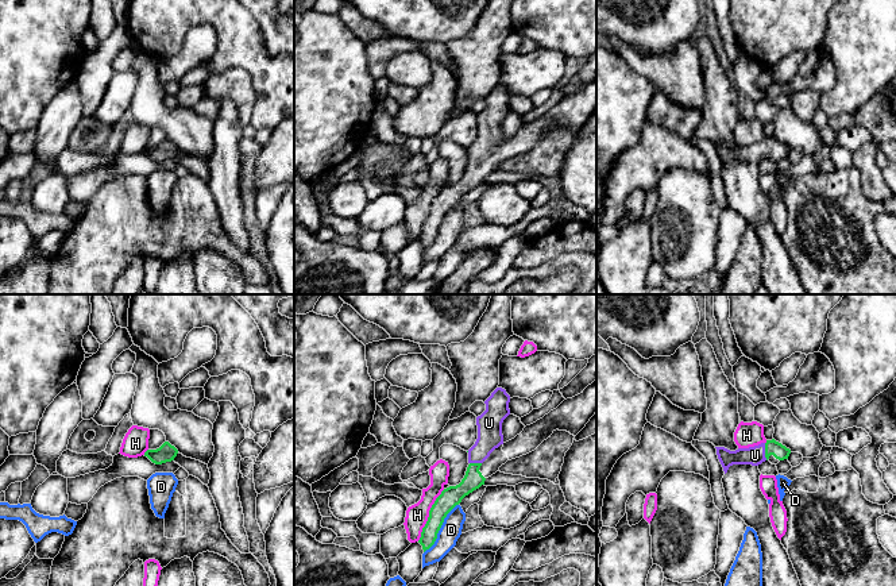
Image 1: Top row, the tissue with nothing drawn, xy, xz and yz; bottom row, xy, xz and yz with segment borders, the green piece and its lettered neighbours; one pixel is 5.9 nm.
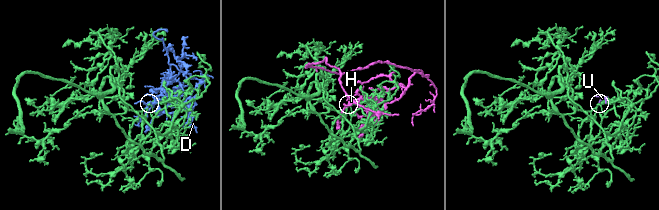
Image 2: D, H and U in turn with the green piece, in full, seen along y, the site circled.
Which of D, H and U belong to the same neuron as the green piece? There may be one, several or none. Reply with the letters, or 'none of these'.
U

